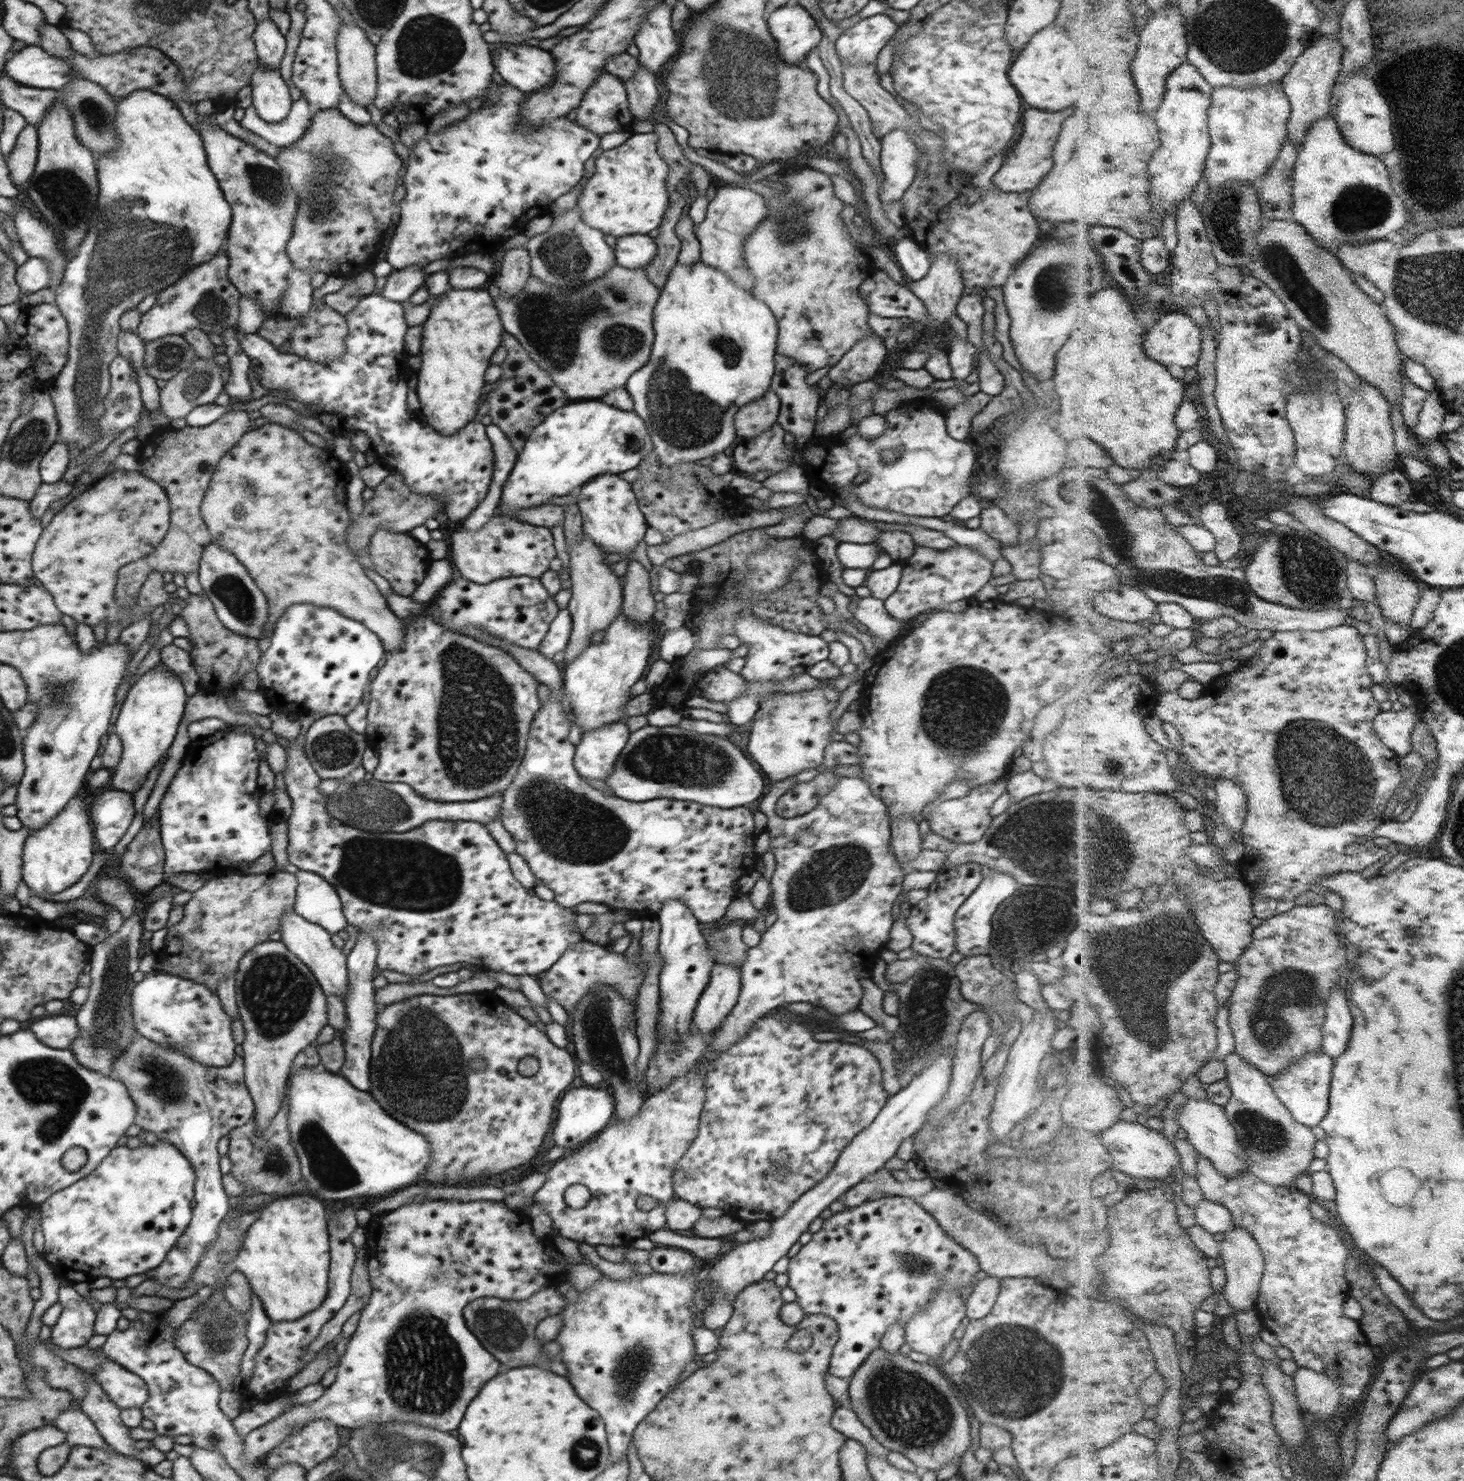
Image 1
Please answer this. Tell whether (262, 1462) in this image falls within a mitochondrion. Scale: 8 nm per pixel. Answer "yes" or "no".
no

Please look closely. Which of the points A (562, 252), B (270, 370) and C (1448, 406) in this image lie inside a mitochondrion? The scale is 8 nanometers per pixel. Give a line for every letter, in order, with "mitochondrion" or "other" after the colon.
A: mitochondrion
B: other
C: other

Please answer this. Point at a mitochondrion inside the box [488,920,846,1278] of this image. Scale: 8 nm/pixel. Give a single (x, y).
(598, 1013)

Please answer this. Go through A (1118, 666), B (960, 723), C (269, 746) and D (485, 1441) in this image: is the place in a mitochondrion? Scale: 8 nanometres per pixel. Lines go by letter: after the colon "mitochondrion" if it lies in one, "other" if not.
A: other
B: mitochondrion
C: other
D: other

